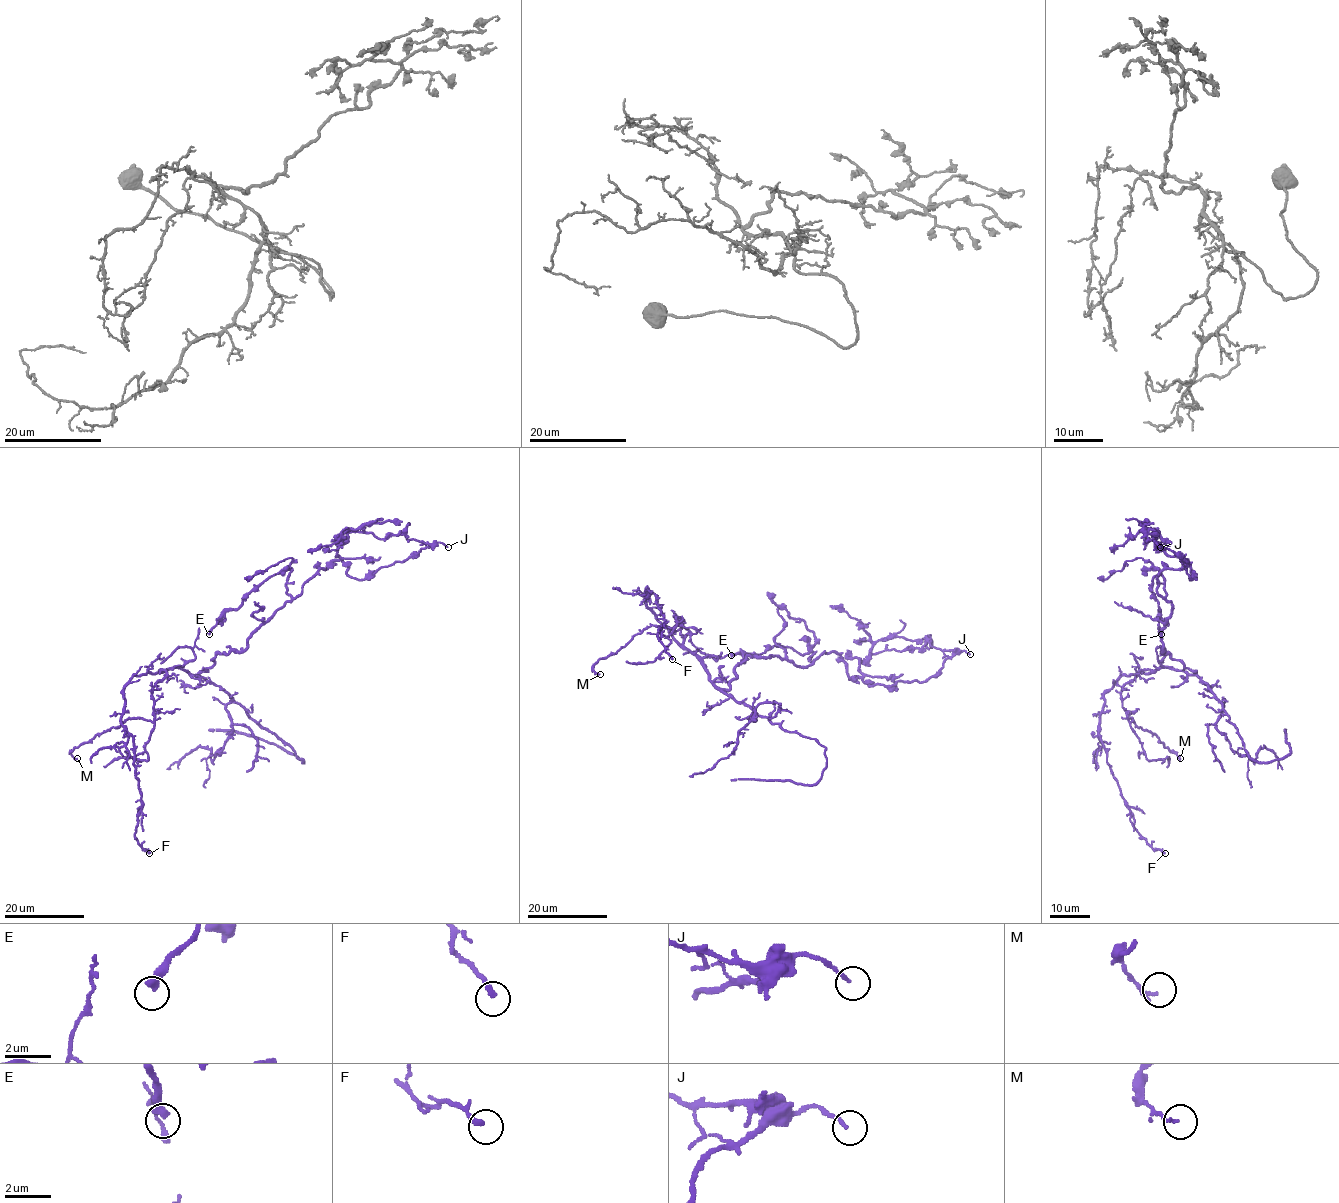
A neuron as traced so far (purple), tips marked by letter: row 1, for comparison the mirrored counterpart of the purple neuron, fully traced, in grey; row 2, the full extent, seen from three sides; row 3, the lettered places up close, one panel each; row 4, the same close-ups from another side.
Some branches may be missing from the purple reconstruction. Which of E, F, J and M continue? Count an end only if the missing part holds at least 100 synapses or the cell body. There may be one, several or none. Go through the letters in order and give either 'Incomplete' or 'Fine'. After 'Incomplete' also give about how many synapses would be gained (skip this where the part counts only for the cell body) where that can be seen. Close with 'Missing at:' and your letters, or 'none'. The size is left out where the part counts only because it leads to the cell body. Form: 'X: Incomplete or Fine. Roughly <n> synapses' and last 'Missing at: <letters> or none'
E: Fine
F: Fine
J: Fine
M: Fine
Missing at: none

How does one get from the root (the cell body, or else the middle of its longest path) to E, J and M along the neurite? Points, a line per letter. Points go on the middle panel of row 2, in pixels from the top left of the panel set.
E: (735, 674), (748, 655), (780, 656), (807, 666), (813, 653), (771, 646), (759, 654), (731, 655)
J: (735, 674), (748, 655), (807, 666), (824, 651), (850, 677), (891, 686), (970, 654)
M: (735, 674), (718, 687), (674, 615), (673, 627), (647, 626), (601, 658), (600, 674)

